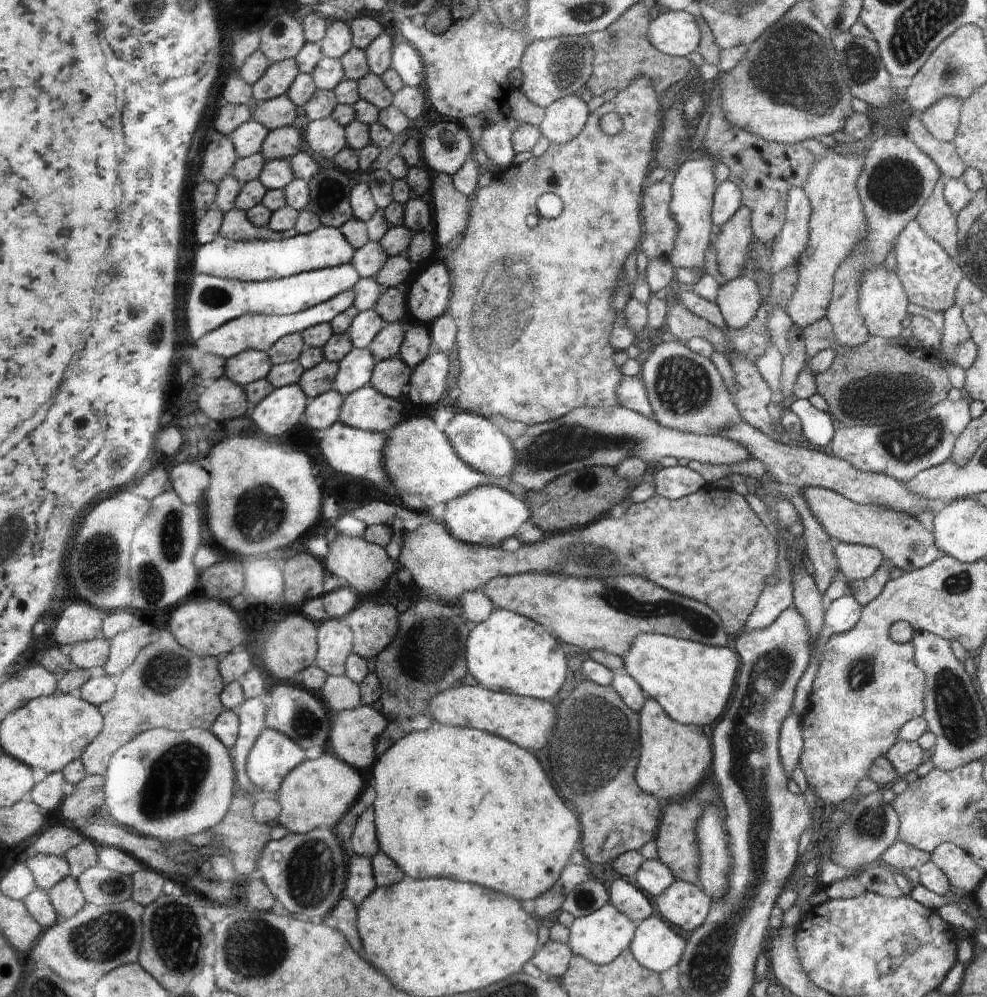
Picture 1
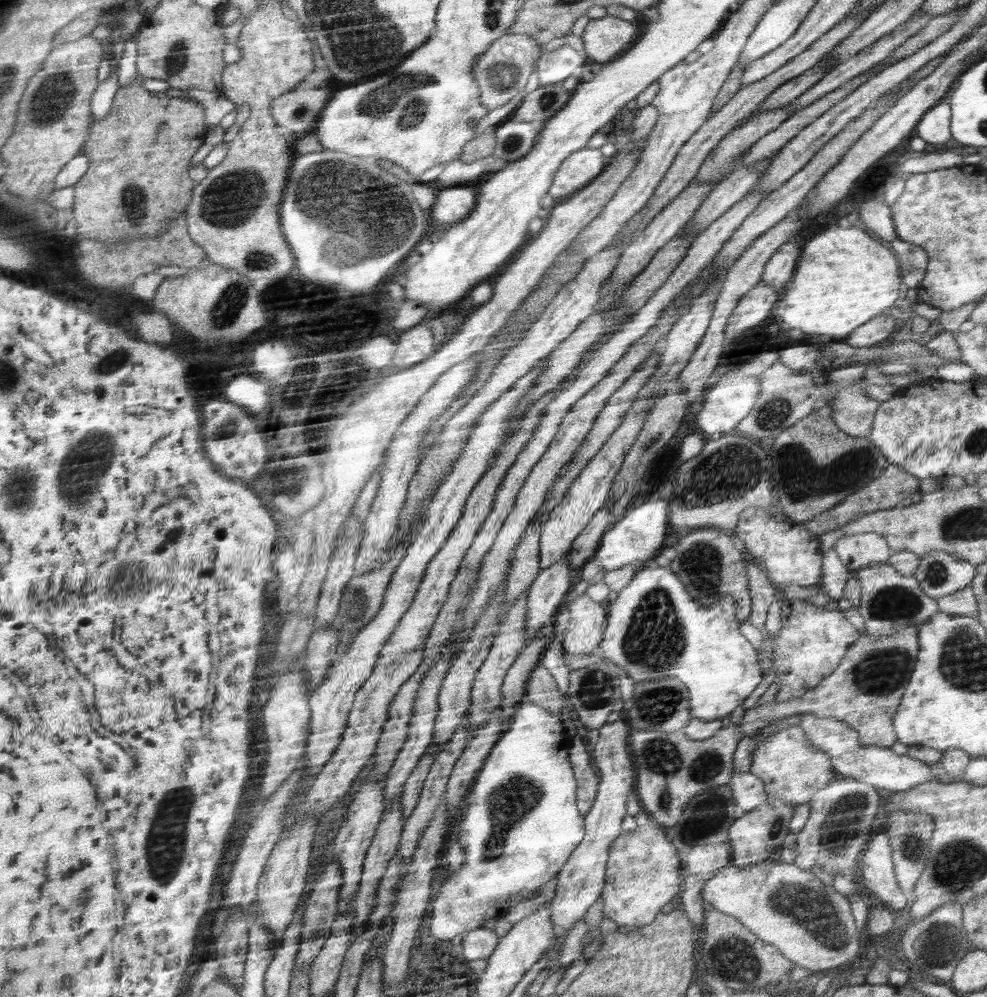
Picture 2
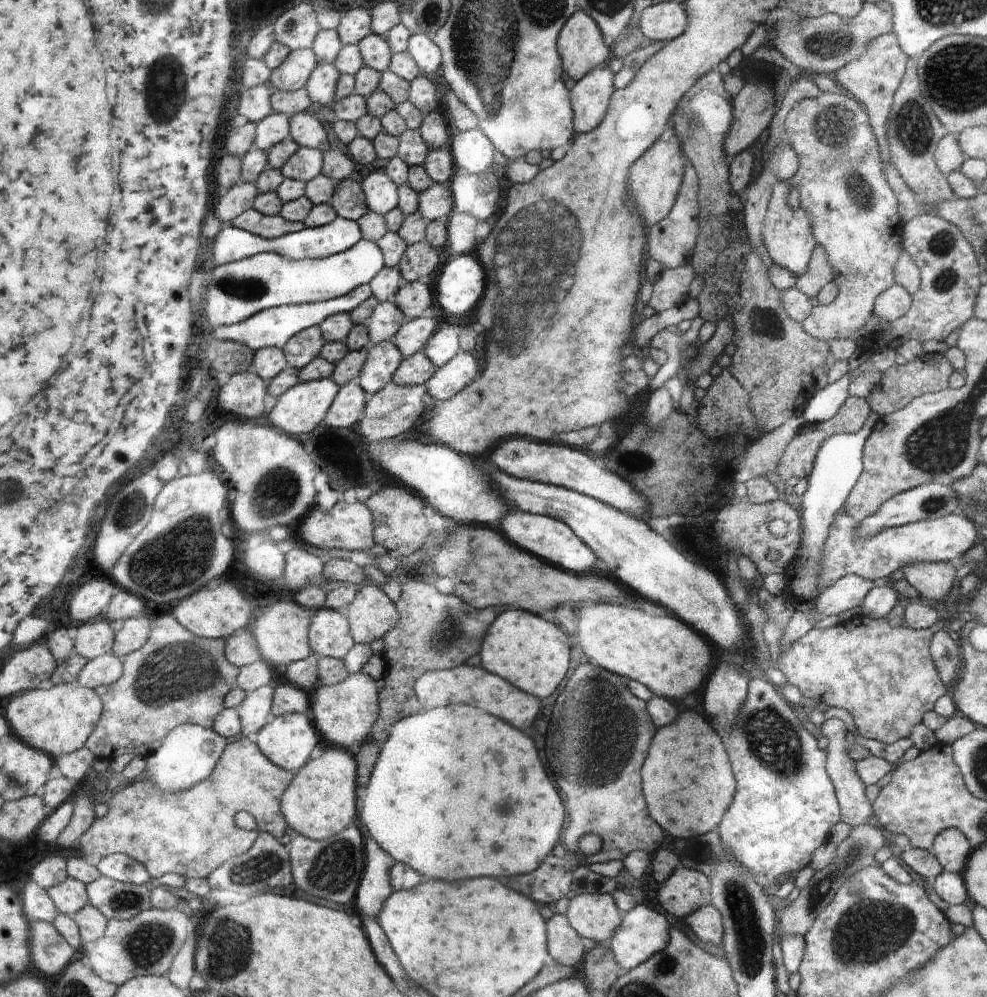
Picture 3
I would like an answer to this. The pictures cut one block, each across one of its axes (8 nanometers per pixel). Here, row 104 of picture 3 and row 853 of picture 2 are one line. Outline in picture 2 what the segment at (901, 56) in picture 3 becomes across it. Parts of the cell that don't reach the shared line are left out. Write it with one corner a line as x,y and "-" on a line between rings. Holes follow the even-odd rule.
886,828
884,832
872,835
869,848
860,858
860,870
866,888
877,896
879,902
889,906
894,913
908,907
910,899
898,886
895,877
890,836

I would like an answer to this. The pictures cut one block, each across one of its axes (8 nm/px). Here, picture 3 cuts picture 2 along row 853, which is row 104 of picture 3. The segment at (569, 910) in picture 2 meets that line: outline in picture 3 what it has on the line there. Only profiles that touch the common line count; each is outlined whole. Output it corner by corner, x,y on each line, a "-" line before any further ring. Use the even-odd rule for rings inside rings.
597,66
572,88
575,133
587,133
603,122
611,104
614,75
608,67

